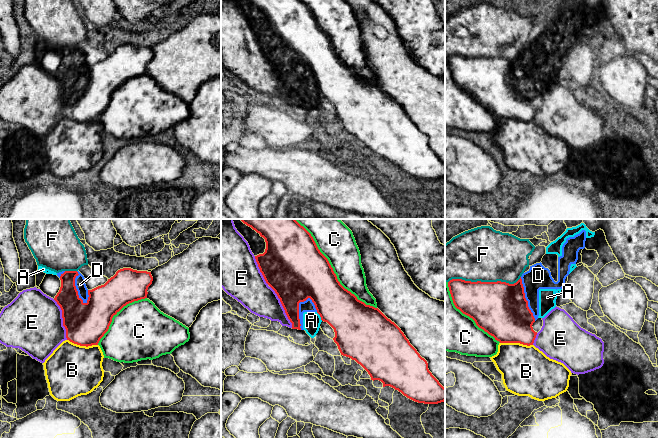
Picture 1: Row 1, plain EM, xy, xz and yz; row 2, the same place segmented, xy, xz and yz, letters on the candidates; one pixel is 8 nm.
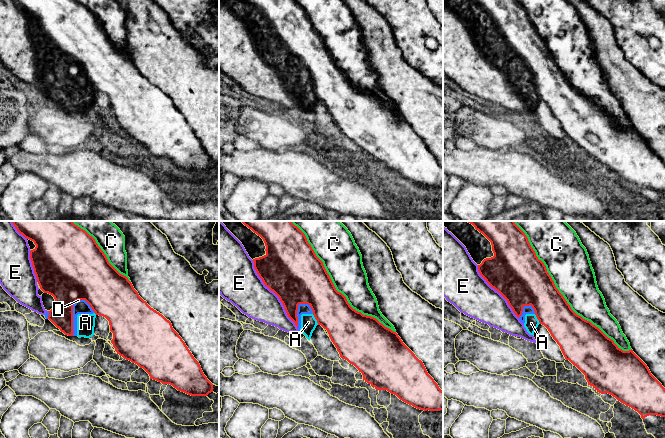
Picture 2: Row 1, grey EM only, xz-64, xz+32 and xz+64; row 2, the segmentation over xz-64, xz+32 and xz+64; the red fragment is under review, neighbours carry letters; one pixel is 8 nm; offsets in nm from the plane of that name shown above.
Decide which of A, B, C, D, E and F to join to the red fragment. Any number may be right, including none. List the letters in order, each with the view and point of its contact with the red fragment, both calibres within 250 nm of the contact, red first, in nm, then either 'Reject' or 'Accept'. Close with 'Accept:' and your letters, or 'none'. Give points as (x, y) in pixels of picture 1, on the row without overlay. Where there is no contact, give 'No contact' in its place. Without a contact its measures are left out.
A: Touches red at xz (320, 92). Thickness 320 nm (red) against 140 nm. Reject
B: Touches red at yz (516, 118). Thickness 400 nm (red) against 400 nm. Reject
C: Touches red at xz (333, 47). Thickness 420 nm (red) against 300 nm. Reject
D: Touches red at xz (298, 87). Thickness 360 nm (red) against 100 nm. Reject
E: Touches red at xz (283, 83). Thickness 380 nm (red) against 260 nm. Reject
F: Touches red at yz (484, 58). Thickness 440 nm (red) against 440 nm. Reject
Accept: none

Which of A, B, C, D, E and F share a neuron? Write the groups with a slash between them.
A D / B / C / E / F

